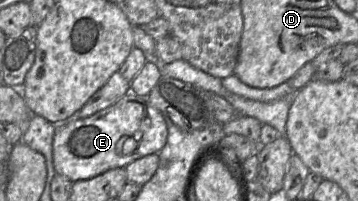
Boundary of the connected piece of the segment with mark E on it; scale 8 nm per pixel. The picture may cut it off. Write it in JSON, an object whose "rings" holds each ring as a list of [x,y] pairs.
{"rings":[[[131,91],[113,105],[87,117],[73,118],[56,126],[53,139],[53,164],[56,174],[67,177],[72,182],[87,180],[110,169],[126,167],[131,162],[149,154],[159,153],[165,146],[168,129],[163,114],[153,108],[145,96]]]}

